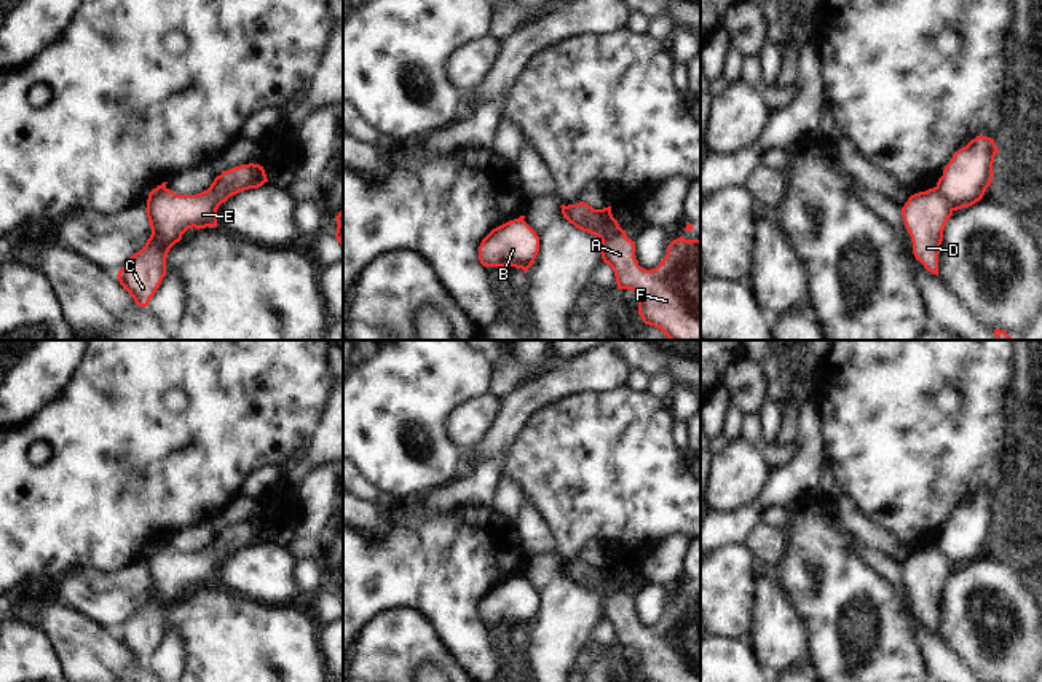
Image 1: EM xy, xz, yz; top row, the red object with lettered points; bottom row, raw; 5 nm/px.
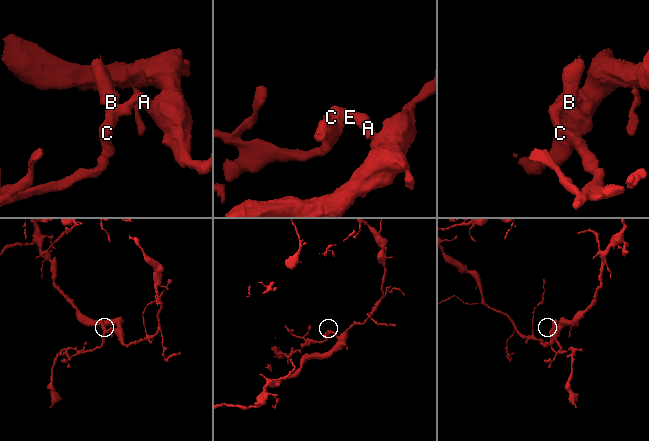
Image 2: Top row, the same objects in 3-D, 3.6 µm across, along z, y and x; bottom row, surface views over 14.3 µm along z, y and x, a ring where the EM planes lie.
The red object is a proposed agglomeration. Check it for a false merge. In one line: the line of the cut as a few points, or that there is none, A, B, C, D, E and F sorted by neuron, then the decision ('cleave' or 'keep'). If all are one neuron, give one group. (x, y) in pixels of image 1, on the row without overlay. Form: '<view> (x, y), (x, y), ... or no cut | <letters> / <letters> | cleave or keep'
yz (935, 545), (953, 567) | A C D E F / B | cleave

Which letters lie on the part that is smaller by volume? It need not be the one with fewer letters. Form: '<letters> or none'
B

